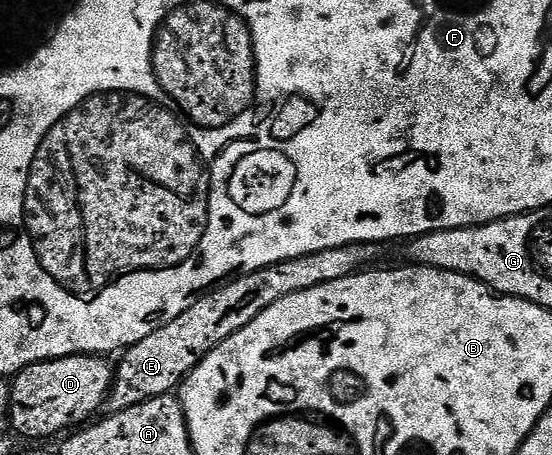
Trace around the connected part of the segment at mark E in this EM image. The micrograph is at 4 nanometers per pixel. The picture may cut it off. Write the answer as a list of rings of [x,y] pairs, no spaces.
[[[351,243],[345,247],[322,249],[318,253],[275,263],[261,271],[241,274],[201,294],[192,302],[190,309],[182,313],[182,317],[150,333],[150,337],[138,341],[119,356],[120,367],[118,363],[114,371],[107,410],[112,413],[125,411],[160,395],[173,394],[218,344],[246,329],[246,325],[250,325],[258,313],[270,309],[274,301],[282,301],[282,297],[290,297],[290,293],[306,293],[306,289],[330,285],[330,281],[342,281],[342,277],[371,268],[380,251],[381,248],[374,243]]]

